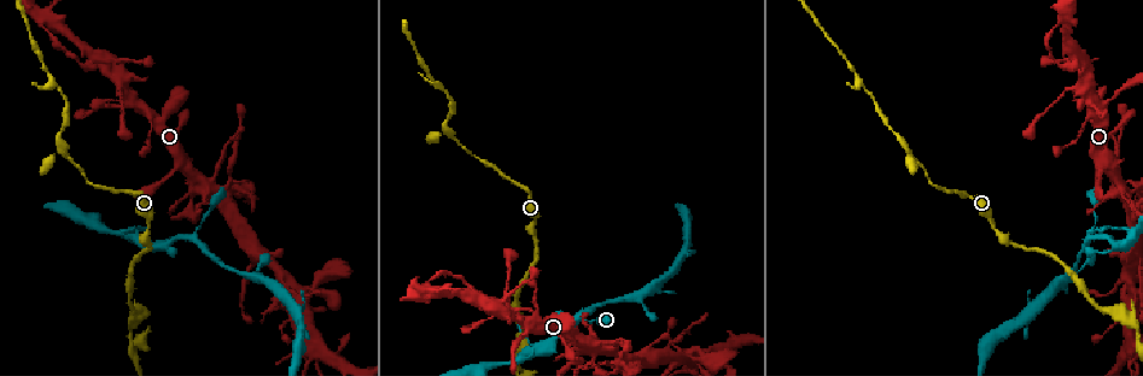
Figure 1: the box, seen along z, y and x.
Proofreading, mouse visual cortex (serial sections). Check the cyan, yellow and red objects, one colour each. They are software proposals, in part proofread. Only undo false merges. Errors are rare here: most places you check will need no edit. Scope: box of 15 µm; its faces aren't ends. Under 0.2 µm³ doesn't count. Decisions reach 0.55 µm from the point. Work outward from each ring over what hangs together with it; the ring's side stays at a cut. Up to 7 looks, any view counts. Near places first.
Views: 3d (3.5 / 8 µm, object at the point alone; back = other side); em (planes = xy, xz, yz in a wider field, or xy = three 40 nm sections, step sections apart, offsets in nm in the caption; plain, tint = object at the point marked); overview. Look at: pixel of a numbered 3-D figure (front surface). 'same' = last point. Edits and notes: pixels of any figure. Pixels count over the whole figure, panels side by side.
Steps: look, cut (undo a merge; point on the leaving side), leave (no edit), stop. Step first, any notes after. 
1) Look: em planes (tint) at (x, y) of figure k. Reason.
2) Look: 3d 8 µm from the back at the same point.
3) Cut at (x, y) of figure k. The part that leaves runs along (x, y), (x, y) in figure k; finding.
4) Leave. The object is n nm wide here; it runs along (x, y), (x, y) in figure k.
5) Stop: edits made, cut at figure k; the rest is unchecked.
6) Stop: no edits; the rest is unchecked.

Look: 3d 8 µm at (1132, 182) of figure 1. Thin neck.

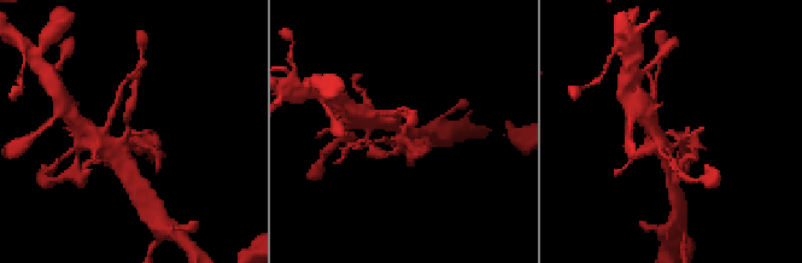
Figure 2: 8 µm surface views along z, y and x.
Look: 3d 3.5 µm from the back at (402, 135) of figure 2. Zoom in.

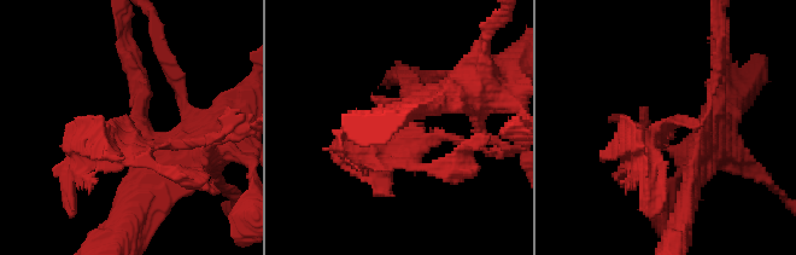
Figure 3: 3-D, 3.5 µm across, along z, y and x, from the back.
Look: em xy step 1 (tint) at (126, 120) of figure 3.

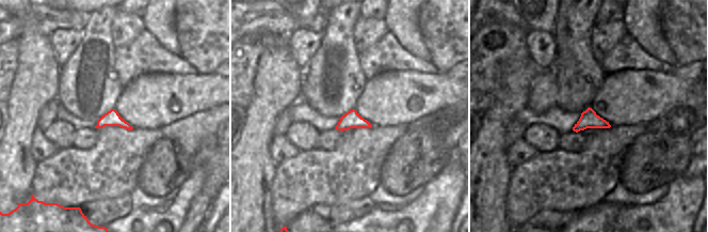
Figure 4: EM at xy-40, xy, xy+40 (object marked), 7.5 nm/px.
Leave. It runs along (440, 93), (344, 152) in figure 3; continuous, no second cell.

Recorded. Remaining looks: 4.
Look: 3d 3.5 µm at (1089, 237) of figure 1. Sudden change in width.

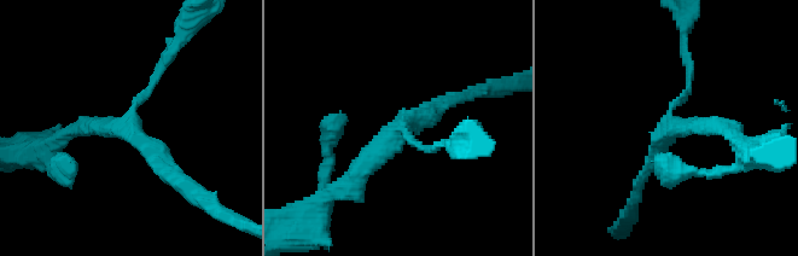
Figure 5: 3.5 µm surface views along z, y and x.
Look: em planes (tint) at (670, 125) of figure 5.

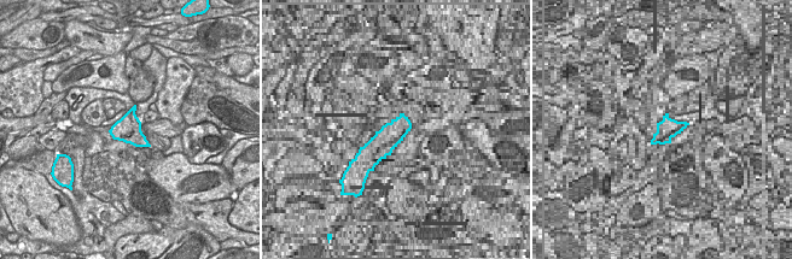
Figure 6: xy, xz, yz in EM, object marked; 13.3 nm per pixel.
Look: em xy step 2 (tint) at the same point.

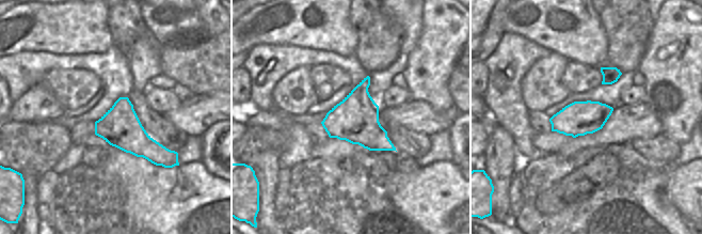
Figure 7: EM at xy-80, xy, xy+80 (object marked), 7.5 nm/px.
Leave. It runs along (168, 60), (134, 104), (130, 131), (179, 179) in figure 5; one cell here.

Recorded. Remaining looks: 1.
Stop: no edits; the rest is unchecked.

